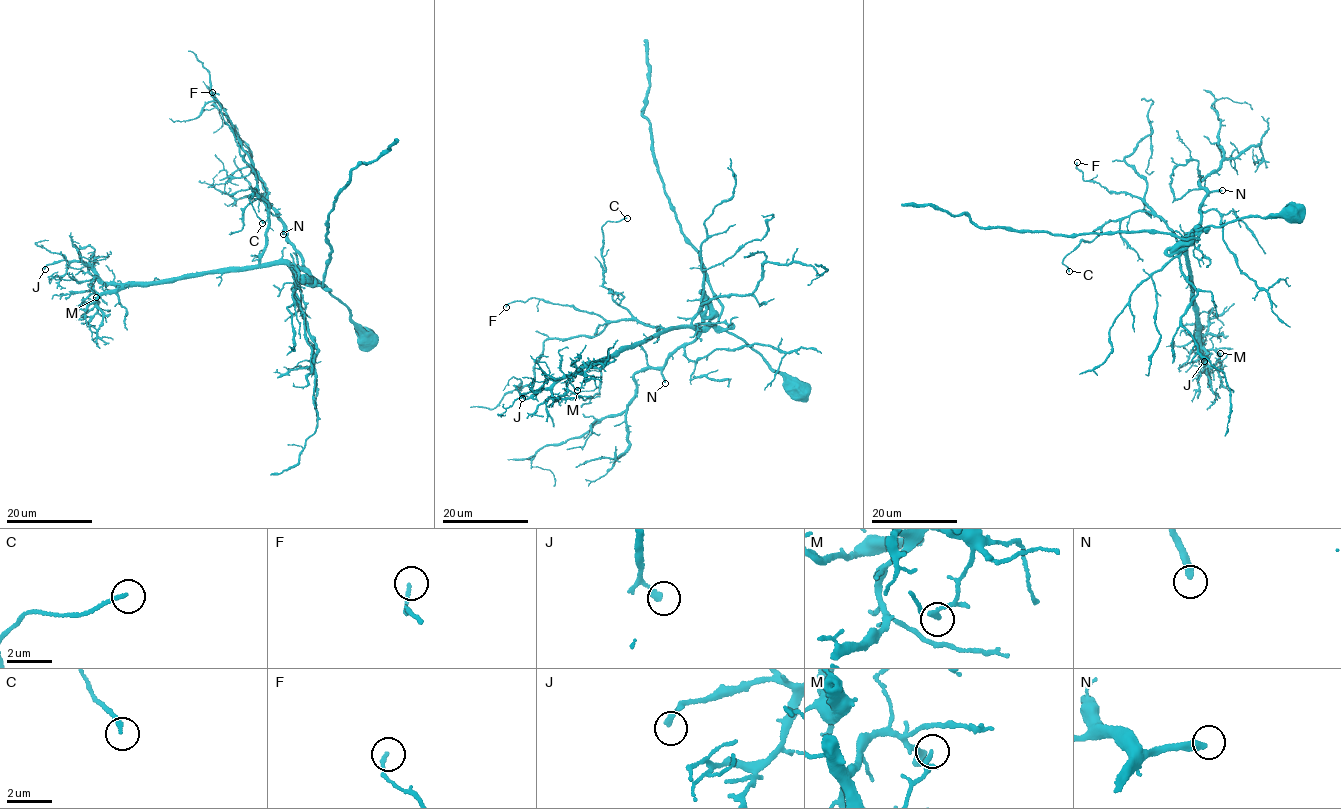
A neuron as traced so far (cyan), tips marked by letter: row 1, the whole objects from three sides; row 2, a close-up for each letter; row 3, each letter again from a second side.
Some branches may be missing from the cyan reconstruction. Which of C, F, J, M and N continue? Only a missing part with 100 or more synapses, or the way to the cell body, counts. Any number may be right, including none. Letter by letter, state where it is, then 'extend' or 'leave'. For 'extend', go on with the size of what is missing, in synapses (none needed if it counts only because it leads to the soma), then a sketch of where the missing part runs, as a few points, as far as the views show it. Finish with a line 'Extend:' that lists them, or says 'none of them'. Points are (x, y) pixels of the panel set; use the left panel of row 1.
C: at (262, 223); leave
F: at (212, 92); leave
J: at (45, 269); leave
M: at (96, 297); leave
N: at (283, 234); leave
Extend: none of them

